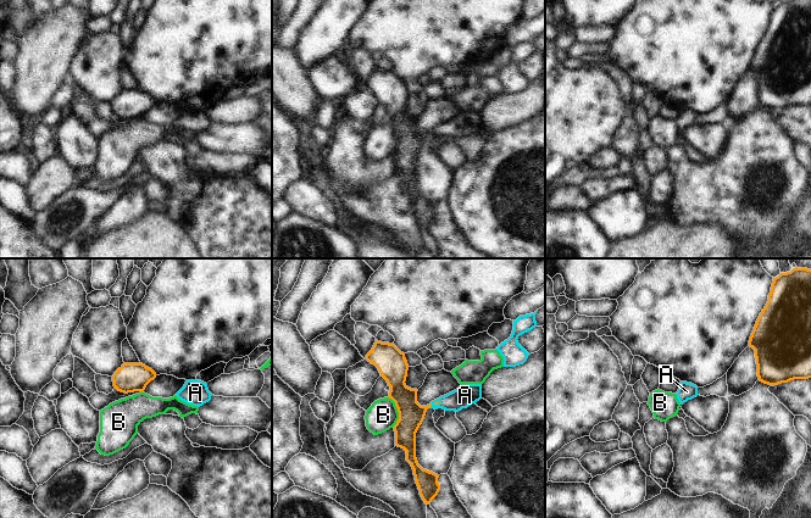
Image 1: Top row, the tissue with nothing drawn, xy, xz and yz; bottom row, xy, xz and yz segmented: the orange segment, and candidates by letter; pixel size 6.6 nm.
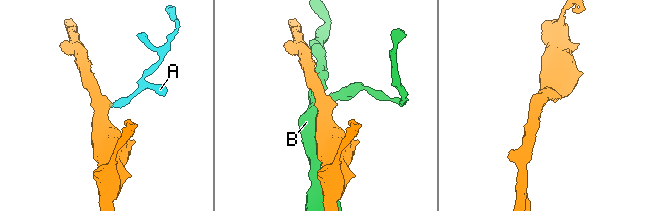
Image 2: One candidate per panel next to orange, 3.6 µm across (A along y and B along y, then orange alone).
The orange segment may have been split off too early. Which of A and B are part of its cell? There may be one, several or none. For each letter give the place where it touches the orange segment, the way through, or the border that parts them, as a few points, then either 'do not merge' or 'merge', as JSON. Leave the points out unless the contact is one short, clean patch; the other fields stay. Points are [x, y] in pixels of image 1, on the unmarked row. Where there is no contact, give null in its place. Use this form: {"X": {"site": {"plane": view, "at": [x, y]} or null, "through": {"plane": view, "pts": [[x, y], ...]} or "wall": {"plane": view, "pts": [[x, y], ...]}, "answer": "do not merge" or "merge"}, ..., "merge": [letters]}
{"A": {"site": {"plane": "xz", "at": [434, 129]}, "through": {"plane": "xz", "pts": [[434, 129], [455, 128], [465, 122]]}, "answer": "merge"}, "B": {"site": {"plane": "xz", "at": [398, 138]}, "answer": "do not merge"}, "merge": ["A"]}

